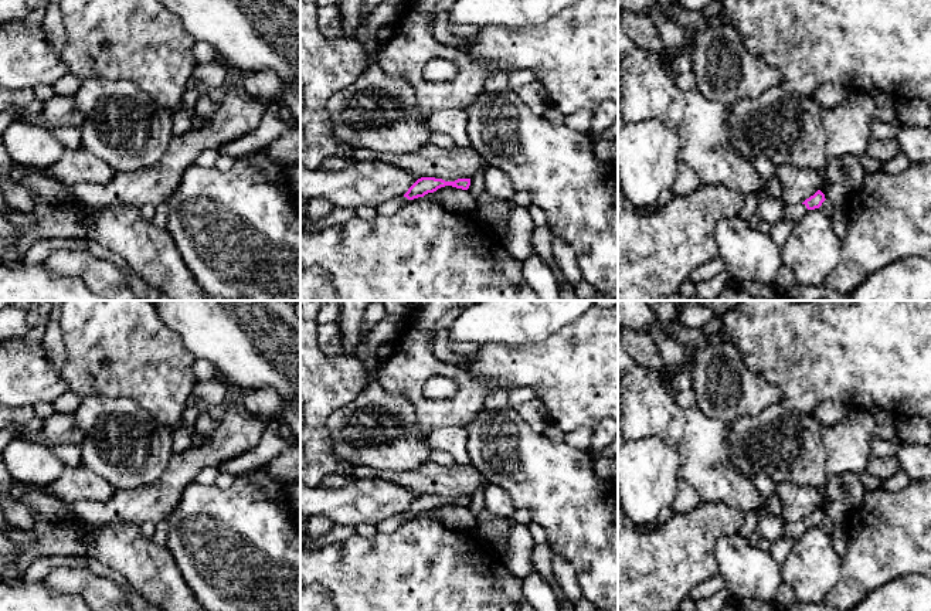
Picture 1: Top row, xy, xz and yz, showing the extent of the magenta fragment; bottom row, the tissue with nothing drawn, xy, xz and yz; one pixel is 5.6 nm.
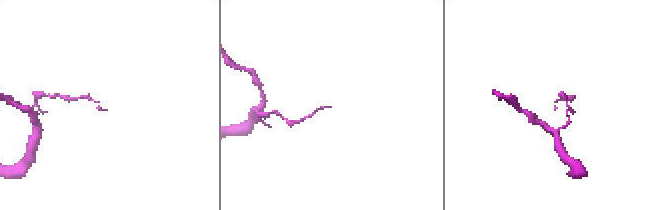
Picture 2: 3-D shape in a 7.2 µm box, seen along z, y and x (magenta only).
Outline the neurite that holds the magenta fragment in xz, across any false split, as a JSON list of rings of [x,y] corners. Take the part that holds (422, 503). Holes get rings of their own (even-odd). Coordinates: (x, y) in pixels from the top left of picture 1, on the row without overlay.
[[[421,495],[418,496],[404,512],[408,517],[424,515],[428,510],[434,510],[441,505],[452,503],[456,506],[468,508],[470,503],[470,496],[458,496],[455,499],[445,499],[435,495]]]

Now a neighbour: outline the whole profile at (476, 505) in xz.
[[[479,489],[470,496],[470,503],[468,508],[475,515],[478,515],[479,512],[482,512],[485,509],[485,489]]]

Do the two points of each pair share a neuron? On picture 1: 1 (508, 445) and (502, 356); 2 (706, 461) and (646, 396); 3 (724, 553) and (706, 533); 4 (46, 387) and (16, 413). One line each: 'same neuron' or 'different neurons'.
1: different neurons
2: same neuron
3: different neurons
4: different neurons

